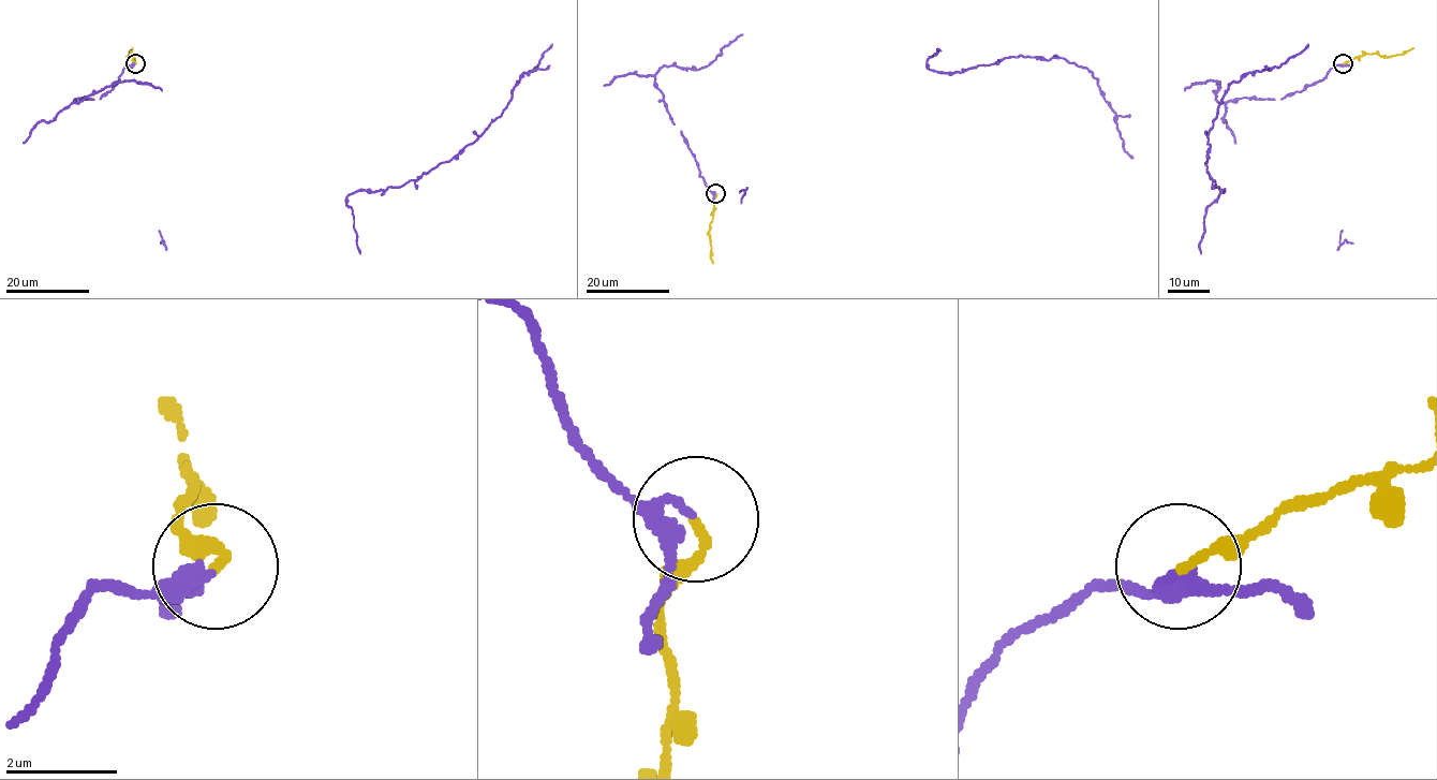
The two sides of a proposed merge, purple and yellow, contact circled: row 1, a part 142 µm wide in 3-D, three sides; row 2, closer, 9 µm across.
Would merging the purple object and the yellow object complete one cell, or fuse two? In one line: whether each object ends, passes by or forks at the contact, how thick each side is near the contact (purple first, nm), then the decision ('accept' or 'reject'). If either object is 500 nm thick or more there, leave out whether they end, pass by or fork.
purple passes by; yellow ends; calibres 240 and 160 nm; accept

